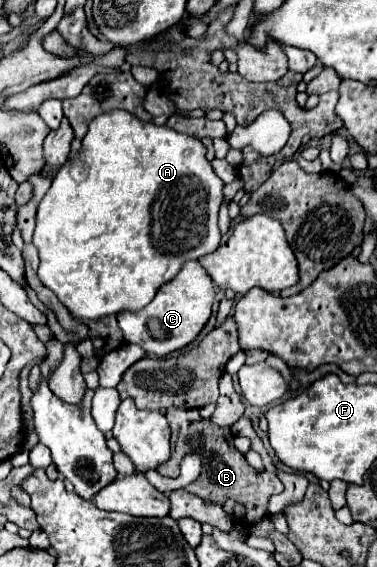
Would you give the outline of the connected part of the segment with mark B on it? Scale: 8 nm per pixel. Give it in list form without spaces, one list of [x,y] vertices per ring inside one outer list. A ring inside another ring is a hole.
[[[168,409],[166,419],[168,419],[170,429],[172,429],[172,459],[168,463],[164,463],[164,467],[160,467],[158,473],[164,475],[164,477],[176,479],[180,475],[180,461],[182,461],[182,457],[192,453],[190,445],[184,441],[184,437],[192,435],[192,433],[194,435],[202,435],[204,437],[204,451],[202,451],[202,469],[204,471],[184,491],[196,493],[204,501],[212,501],[216,505],[224,505],[228,499],[238,501],[246,509],[244,517],[240,519],[240,525],[246,527],[246,535],[258,535],[260,523],[264,521],[264,525],[266,525],[266,521],[270,519],[270,511],[268,511],[270,497],[284,491],[284,485],[276,477],[276,473],[270,473],[270,471],[256,473],[256,469],[248,465],[246,457],[234,447],[232,431],[228,427],[218,427],[212,421],[202,419],[196,409]]]

